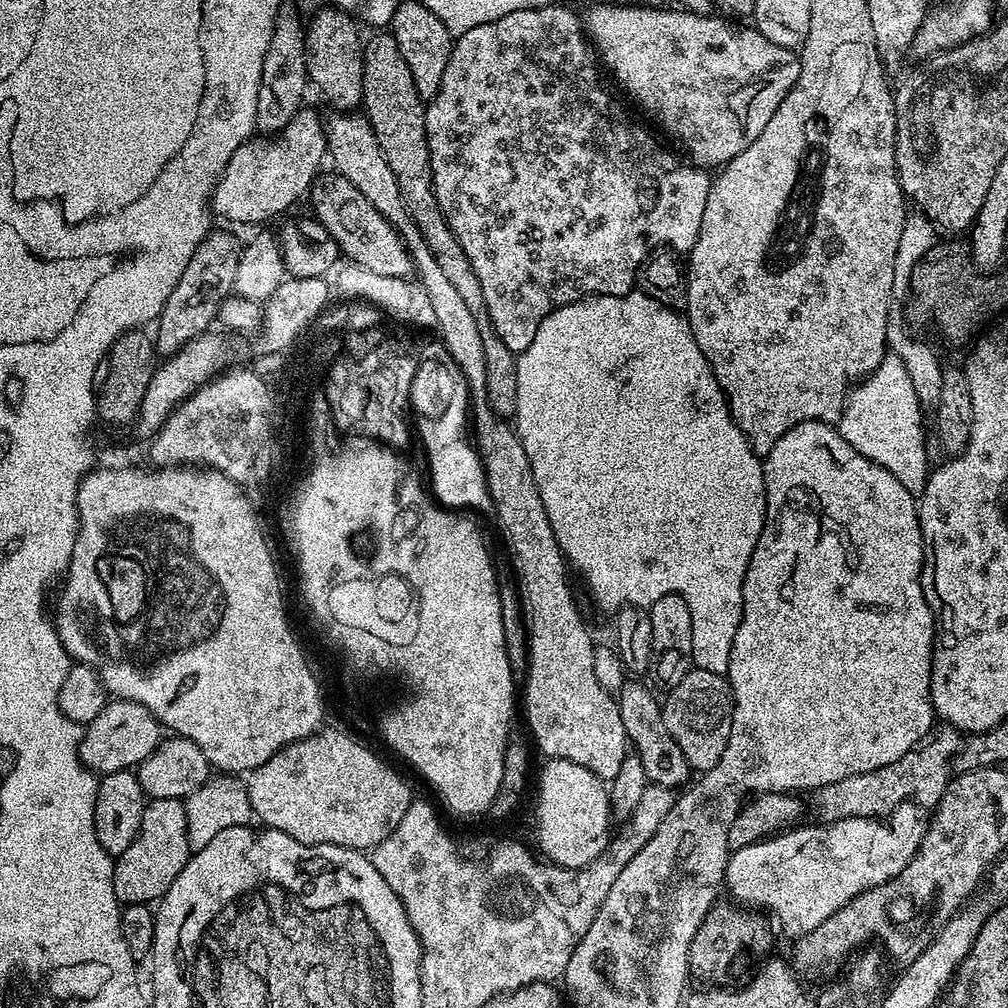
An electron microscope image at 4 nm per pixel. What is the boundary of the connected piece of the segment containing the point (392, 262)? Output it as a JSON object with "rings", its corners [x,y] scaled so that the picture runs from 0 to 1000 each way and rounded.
{"rings":[[[318,173],[311,179],[308,199],[310,198],[310,206],[313,209],[311,210],[313,217],[331,236],[338,251],[348,261],[373,272],[408,275],[411,270],[409,253],[405,251],[393,225],[383,220],[383,216],[379,216],[379,212],[375,212],[375,208],[371,208],[371,204],[367,204],[367,200],[363,200],[359,192],[355,192],[353,186],[342,175],[328,174]]]}

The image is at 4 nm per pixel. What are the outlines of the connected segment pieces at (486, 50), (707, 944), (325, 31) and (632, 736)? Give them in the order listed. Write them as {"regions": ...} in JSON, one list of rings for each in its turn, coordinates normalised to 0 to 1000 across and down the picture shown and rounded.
{"regions":[[[[545,2],[537,8],[510,10],[510,14],[502,14],[502,18],[455,33],[451,37],[437,88],[432,96],[424,100],[421,109],[433,199],[458,248],[462,248],[462,256],[466,256],[466,264],[470,264],[474,280],[478,280],[478,294],[482,296],[482,308],[494,335],[513,351],[530,339],[530,331],[542,312],[581,294],[620,294],[632,285],[631,269],[641,255],[660,244],[672,251],[682,252],[688,240],[692,240],[692,228],[696,228],[696,211],[700,208],[700,196],[704,192],[707,176],[699,168],[678,158],[675,160],[665,148],[658,147],[613,100],[607,99],[606,93],[595,84],[594,70],[591,49],[580,33],[576,17],[571,17],[565,9],[552,2]]],[[[730,895],[723,896],[707,897],[696,919],[692,919],[692,927],[688,927],[688,935],[685,937],[684,965],[688,973],[695,972],[693,975],[698,978],[729,977],[733,973],[730,971],[745,956],[753,957],[765,945],[762,944],[766,940],[763,910],[745,900],[735,899]]],[[[328,6],[314,8],[309,15],[302,34],[304,69],[309,86],[314,87],[330,103],[330,108],[356,108],[361,98],[362,41],[357,40],[358,25],[349,13]]],[[[631,673],[620,674],[616,681],[611,699],[617,708],[617,719],[619,720],[622,735],[628,740],[630,747],[639,760],[640,770],[646,778],[661,780],[665,783],[676,783],[680,781],[687,769],[687,763],[681,756],[681,750],[674,743],[669,732],[659,718],[659,704],[656,695],[639,679]]]]}

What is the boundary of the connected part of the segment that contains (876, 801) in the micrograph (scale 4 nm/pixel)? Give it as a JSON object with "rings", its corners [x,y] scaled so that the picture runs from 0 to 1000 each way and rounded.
{"rings":[[[934,717],[926,720],[919,729],[909,737],[891,756],[883,756],[883,760],[871,760],[871,764],[863,764],[859,768],[847,768],[843,772],[835,772],[835,776],[823,776],[819,780],[809,783],[810,806],[814,814],[824,815],[835,812],[879,812],[893,798],[905,795],[914,803],[925,804],[932,798],[941,774],[946,769],[946,755],[952,746],[954,727],[944,718]]]}

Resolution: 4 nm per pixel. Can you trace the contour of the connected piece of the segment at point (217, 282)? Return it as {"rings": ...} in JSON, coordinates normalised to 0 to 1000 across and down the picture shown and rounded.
{"rings":[[[207,230],[205,236],[188,256],[188,264],[185,264],[184,271],[169,292],[165,304],[159,310],[159,316],[154,322],[154,348],[160,354],[173,352],[181,343],[203,332],[209,321],[215,320],[217,306],[223,297],[231,293],[236,272],[236,260],[240,249],[240,238],[230,230]]]}

